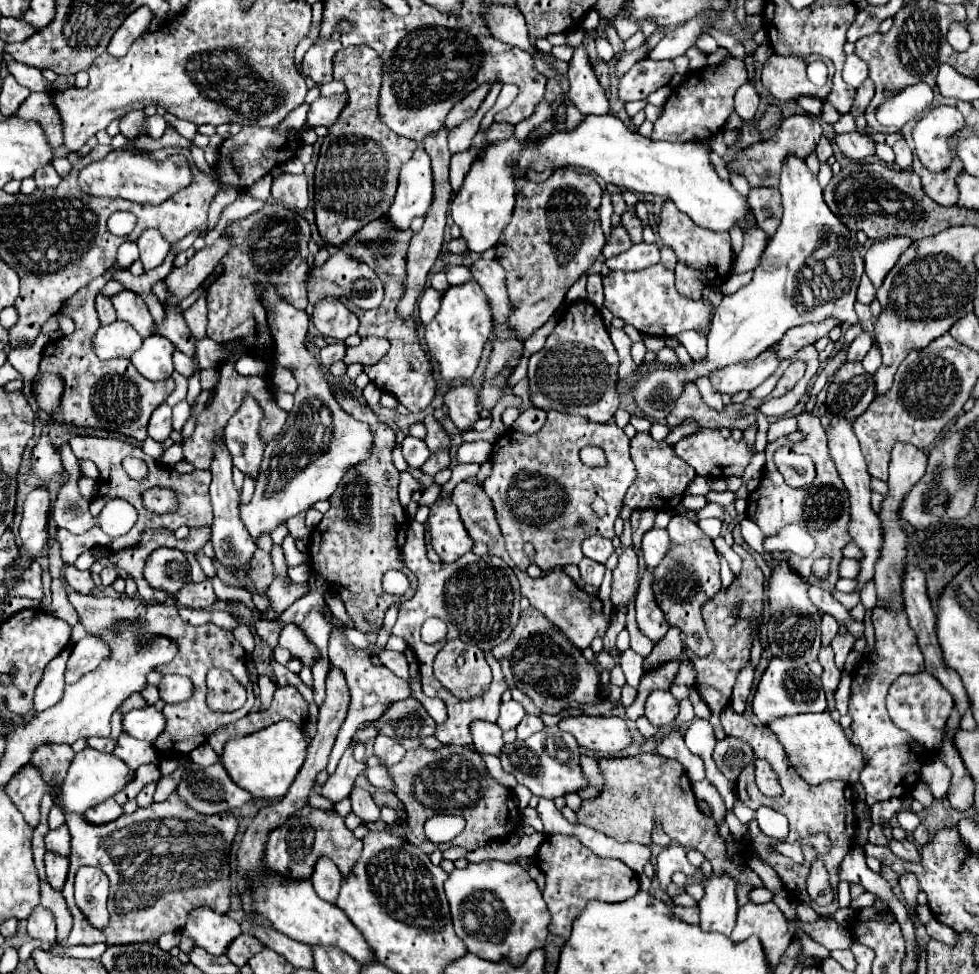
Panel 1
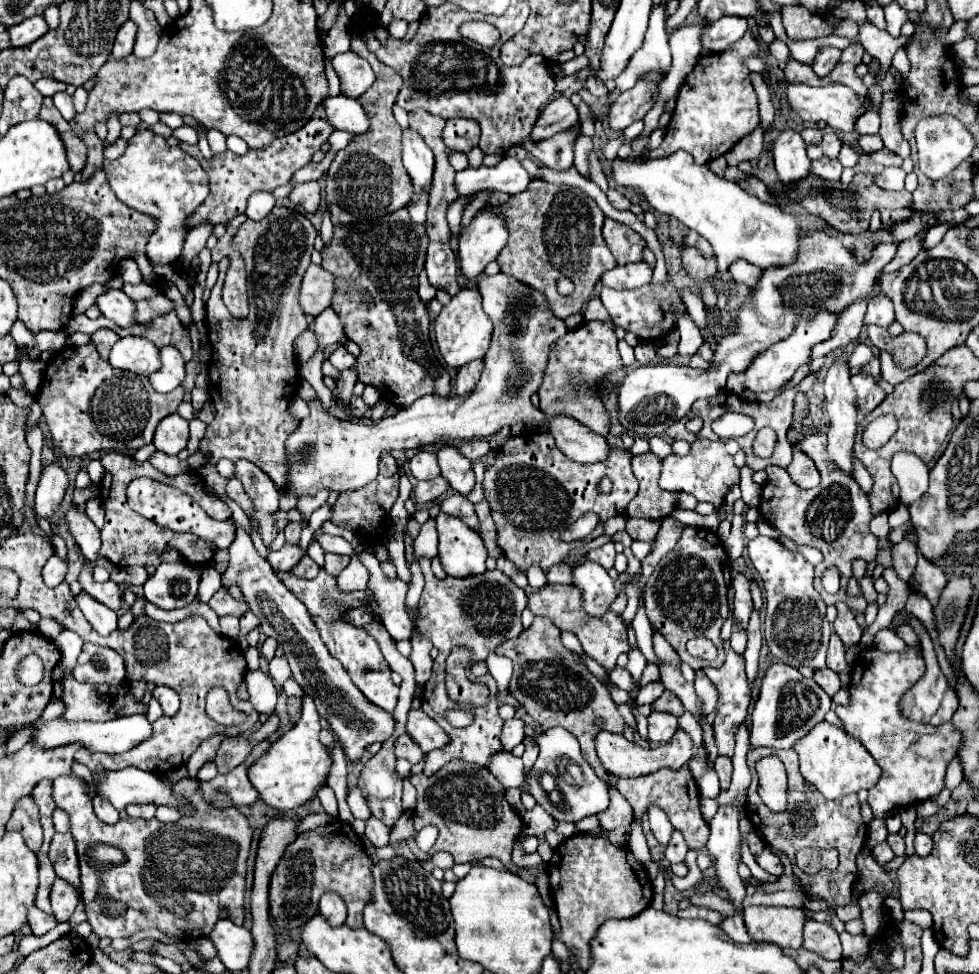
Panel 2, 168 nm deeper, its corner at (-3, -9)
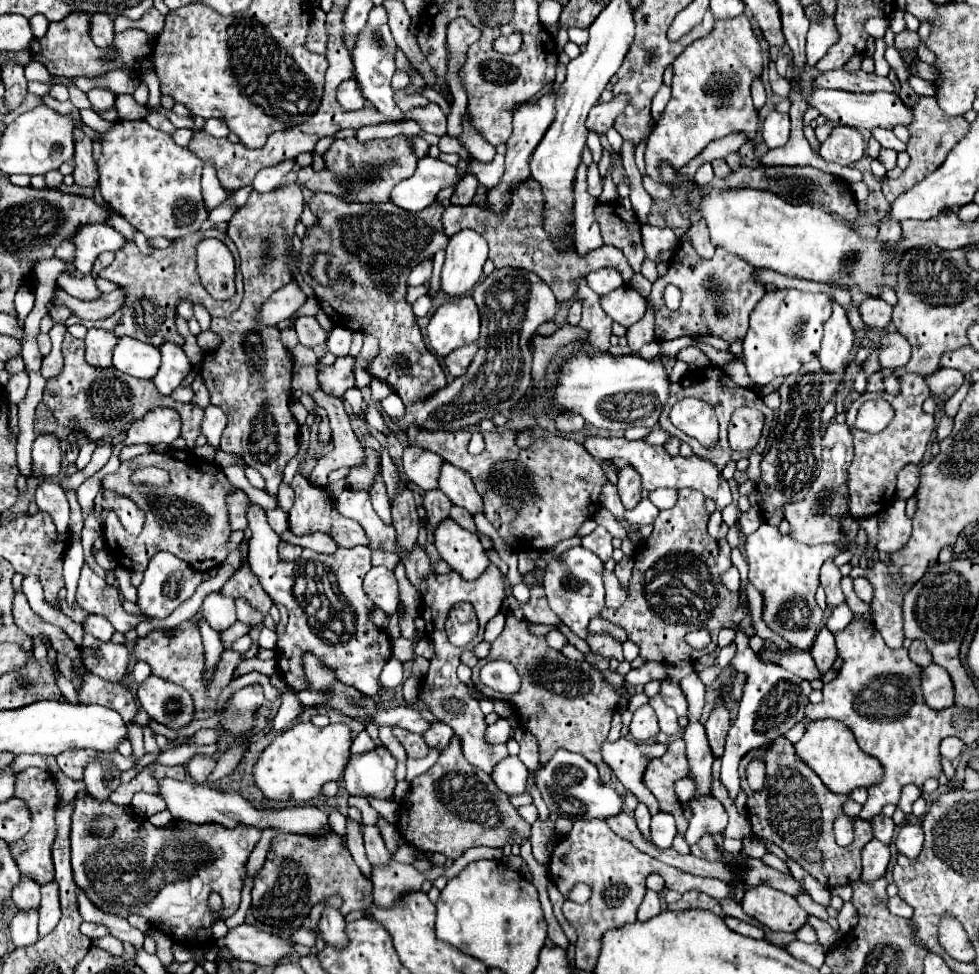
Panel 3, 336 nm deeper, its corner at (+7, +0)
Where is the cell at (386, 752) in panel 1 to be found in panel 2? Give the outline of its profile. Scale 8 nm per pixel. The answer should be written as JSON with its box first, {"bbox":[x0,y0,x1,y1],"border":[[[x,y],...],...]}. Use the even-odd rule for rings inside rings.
{"bbox":[396,733,422,765],"border":[[[402,733],[400,737],[398,737],[398,741],[396,741],[396,759],[408,759],[412,765],[414,763],[418,763],[420,759],[422,759],[422,751],[418,749],[418,745],[414,745],[414,741],[406,735],[406,733]]]}

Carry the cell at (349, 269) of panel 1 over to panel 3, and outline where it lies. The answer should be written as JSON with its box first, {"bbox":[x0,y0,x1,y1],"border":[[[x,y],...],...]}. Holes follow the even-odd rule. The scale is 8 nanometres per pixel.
{"bbox":[258,284,306,326],"border":[[[286,284],[286,288],[280,288],[274,292],[258,310],[258,322],[266,326],[276,326],[278,322],[290,318],[302,304],[306,302],[306,294],[296,284]]]}

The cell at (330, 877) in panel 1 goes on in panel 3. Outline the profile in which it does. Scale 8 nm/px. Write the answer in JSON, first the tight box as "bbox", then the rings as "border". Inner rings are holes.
{"bbox":[318,908,348,948],"border":[[[324,908],[322,918],[318,922],[318,932],[320,932],[320,936],[322,936],[326,946],[332,946],[332,948],[348,946],[344,926],[346,926],[346,922],[344,922],[344,916],[340,914],[340,910]]]}

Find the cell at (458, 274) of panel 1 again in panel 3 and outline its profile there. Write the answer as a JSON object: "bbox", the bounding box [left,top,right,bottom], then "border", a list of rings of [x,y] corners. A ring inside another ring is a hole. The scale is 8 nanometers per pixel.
{"bbox":[408,260,432,286],"border":[[[432,260],[420,262],[408,276],[408,286],[420,286],[420,284],[428,284],[432,276]]]}

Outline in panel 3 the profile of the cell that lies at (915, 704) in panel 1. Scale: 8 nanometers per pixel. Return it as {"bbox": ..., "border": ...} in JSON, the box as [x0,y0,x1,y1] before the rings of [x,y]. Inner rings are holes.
{"bbox":[922,664,954,710],"border":[[[930,664],[922,668],[922,692],[924,692],[924,700],[934,710],[942,710],[954,704],[952,680],[948,672],[938,664]]]}

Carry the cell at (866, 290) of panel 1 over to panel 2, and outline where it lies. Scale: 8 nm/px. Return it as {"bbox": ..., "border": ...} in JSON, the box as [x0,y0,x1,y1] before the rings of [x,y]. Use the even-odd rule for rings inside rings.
{"bbox":[864,293,894,327],"border":[[[882,293],[872,297],[868,301],[868,309],[866,309],[866,317],[864,317],[866,325],[880,325],[880,327],[888,327],[894,321],[894,309],[892,309],[892,301],[888,297],[884,297]]]}

